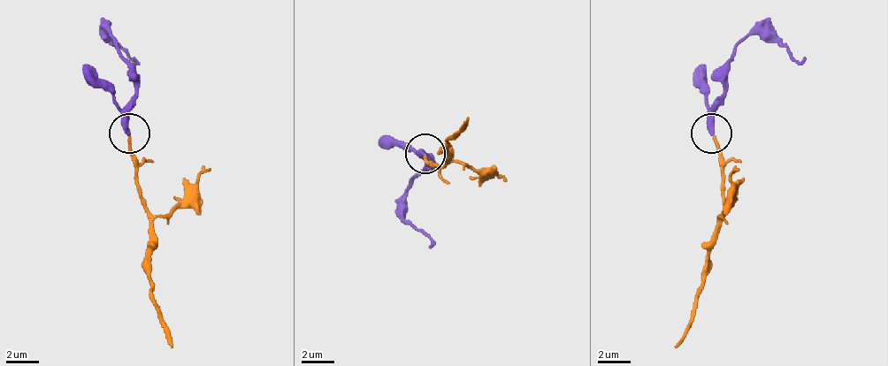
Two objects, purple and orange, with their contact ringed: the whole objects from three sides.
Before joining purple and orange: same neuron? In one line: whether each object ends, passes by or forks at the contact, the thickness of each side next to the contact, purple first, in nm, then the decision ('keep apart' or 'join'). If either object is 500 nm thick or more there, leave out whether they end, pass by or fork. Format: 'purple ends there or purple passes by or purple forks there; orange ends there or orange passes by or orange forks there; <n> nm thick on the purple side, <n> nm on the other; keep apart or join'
purple ends there; orange ends there; 360 nm thick on the purple side, 170 nm on the other; join

